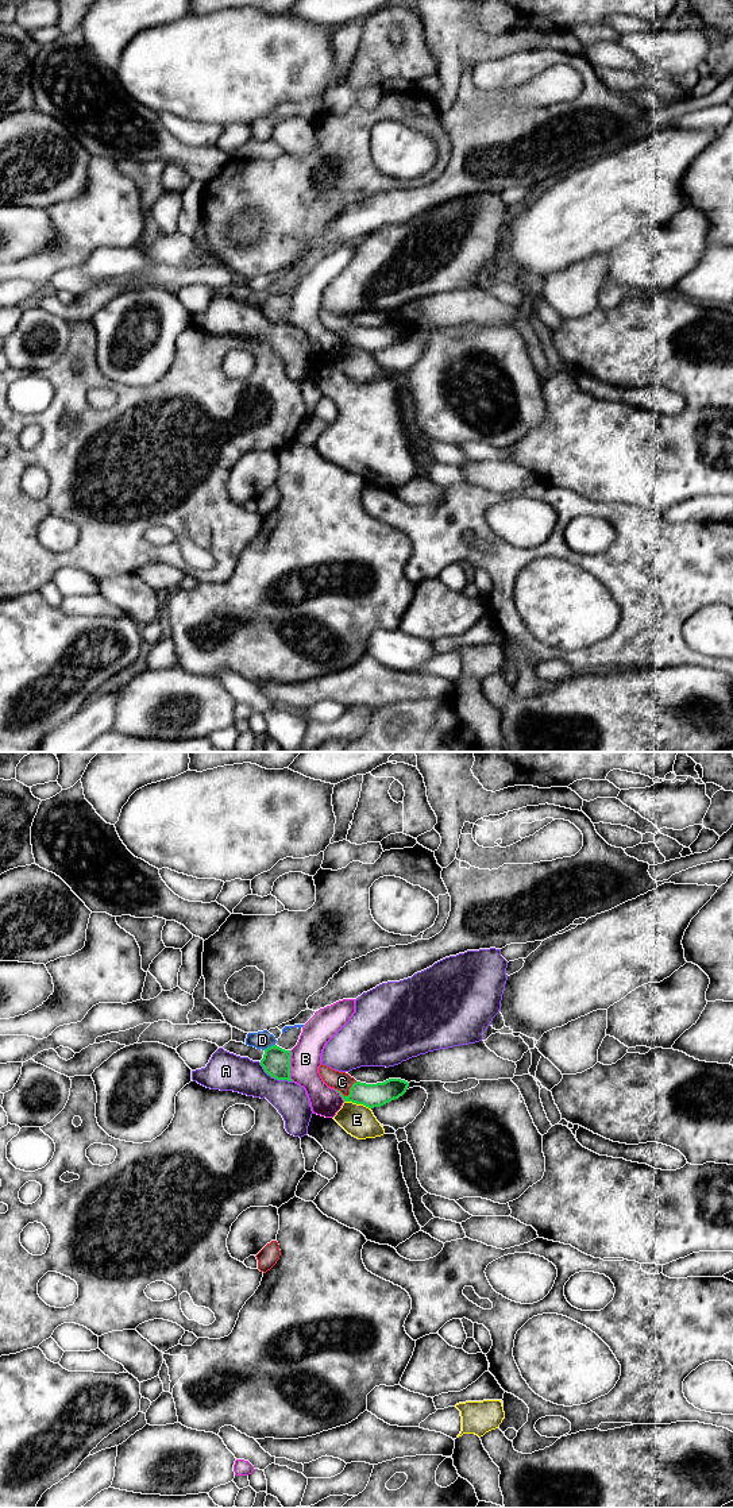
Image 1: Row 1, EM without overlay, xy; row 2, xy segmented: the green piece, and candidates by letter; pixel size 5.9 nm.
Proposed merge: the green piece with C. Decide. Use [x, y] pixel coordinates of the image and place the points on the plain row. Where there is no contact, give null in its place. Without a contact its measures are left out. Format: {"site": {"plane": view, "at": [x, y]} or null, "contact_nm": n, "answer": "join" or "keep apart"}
{"site": {"plane": "xy", "at": [348, 339]}, "contact_nm": 150, "answer": "keep apart"}

